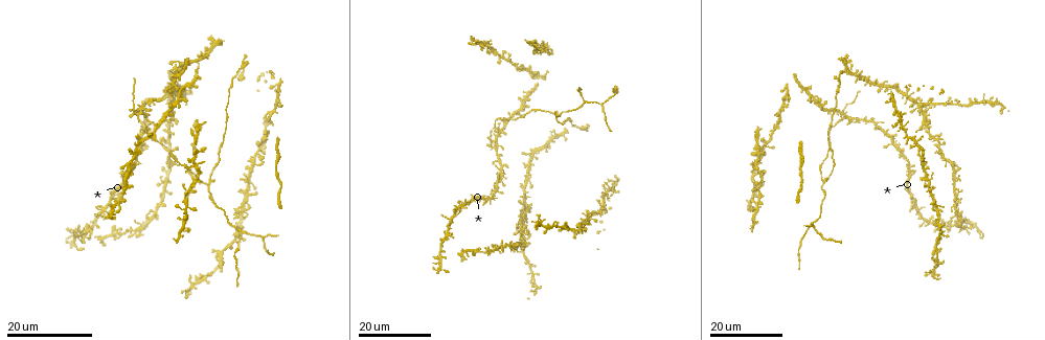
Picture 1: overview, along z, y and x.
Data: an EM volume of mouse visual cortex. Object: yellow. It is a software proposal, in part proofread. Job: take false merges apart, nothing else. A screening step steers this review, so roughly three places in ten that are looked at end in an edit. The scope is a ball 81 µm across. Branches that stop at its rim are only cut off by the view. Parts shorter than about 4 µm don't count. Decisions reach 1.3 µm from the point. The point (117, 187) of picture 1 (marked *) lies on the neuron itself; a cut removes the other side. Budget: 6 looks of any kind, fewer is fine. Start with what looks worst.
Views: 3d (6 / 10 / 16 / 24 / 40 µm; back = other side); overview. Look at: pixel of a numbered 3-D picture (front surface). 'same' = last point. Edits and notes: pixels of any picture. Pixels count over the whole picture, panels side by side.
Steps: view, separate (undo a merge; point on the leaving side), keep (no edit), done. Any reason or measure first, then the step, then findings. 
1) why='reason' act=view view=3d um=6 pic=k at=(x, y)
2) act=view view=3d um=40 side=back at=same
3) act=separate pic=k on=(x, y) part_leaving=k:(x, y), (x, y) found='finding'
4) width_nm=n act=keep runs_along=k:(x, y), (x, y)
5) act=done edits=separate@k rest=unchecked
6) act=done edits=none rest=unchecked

why='arms part here' act=view view=3d um=24 pic=1 at=(824, 184)

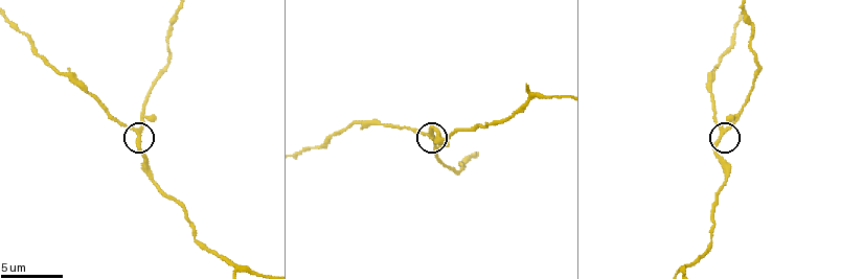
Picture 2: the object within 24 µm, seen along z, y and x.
why='closer look' act=view view=3d um=10 pic=2 at=(723, 130)

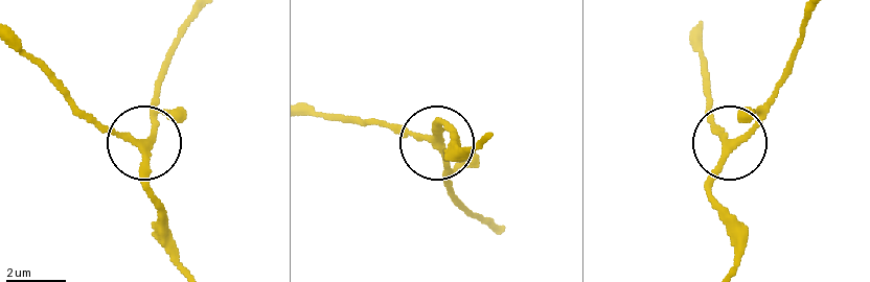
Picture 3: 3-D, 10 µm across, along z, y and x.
width_nm=200 act=keep runs_along=3:(15, 41), (82, 109), (135, 139), (155, 204) found='continuous, no second neuron'

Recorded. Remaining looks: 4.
why='four arms meet' act=view view=3d um=16 pic=1 at=(440, 255)

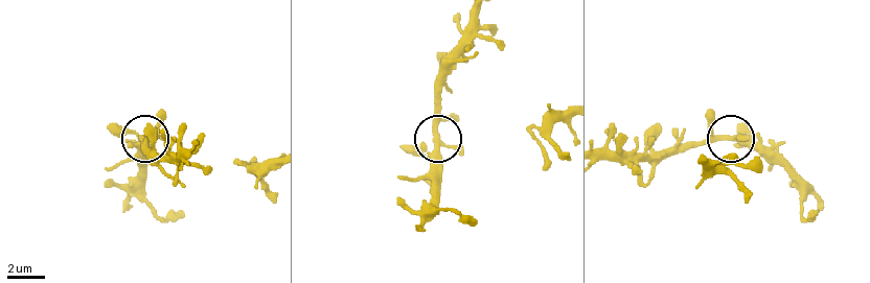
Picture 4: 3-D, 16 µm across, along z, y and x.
act=view view=3d um=6 pic=4 at=(443, 146)

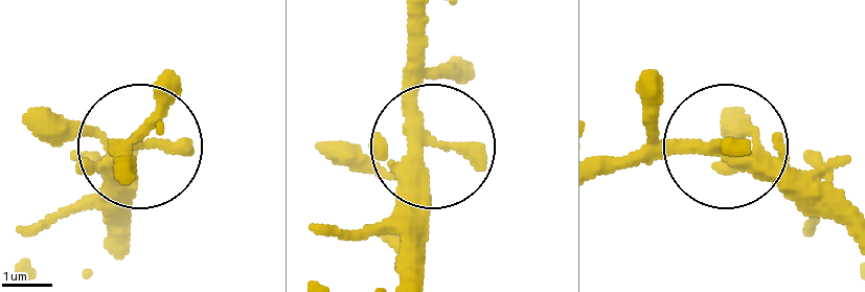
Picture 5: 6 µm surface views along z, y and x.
width_nm=260 act=keep runs_along=5:(596, 167), (758, 155), (855, 239) found='one neuron here'

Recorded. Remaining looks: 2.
why='thin arm on a thick one' act=view view=3d um=24 pic=1 at=(526, 204)

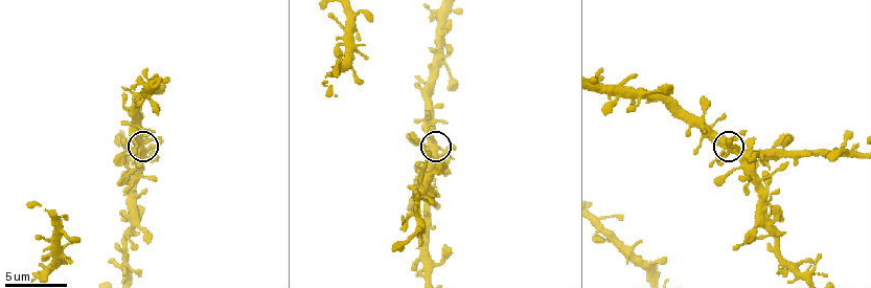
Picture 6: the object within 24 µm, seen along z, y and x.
act=view view=3d um=10 pic=6 at=(144, 142)

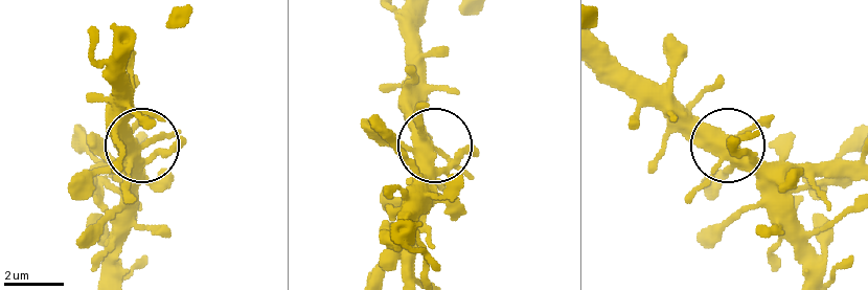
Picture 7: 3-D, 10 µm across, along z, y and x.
side_arm_um=24 act=keep found='continuous, no second neuron'

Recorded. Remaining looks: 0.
act=done edits=none rest=unchecked

